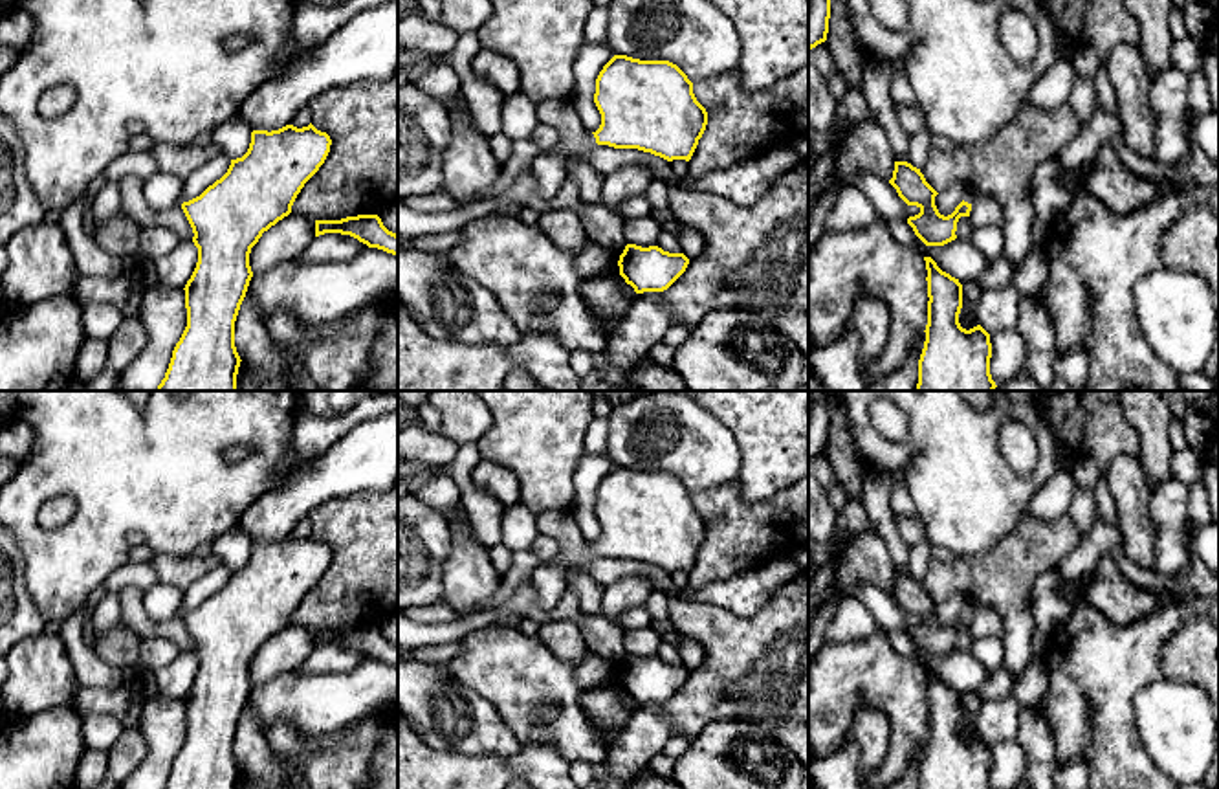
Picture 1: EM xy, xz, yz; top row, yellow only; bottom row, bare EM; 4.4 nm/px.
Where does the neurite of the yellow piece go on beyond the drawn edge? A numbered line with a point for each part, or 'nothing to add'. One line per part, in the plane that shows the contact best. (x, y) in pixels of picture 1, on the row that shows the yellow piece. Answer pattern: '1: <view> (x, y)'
1: xz (550, 169)

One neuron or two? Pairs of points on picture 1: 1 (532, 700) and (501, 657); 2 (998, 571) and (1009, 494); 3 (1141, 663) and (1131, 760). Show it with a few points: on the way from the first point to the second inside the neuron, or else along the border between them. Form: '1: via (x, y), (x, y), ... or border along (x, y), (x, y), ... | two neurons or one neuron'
1: via (530, 688), (510, 668) | one neuron
2: border along (1025, 514), (987, 551), (963, 555) | two neurons
3: via (1120, 687), (1120, 736) | one neuron

